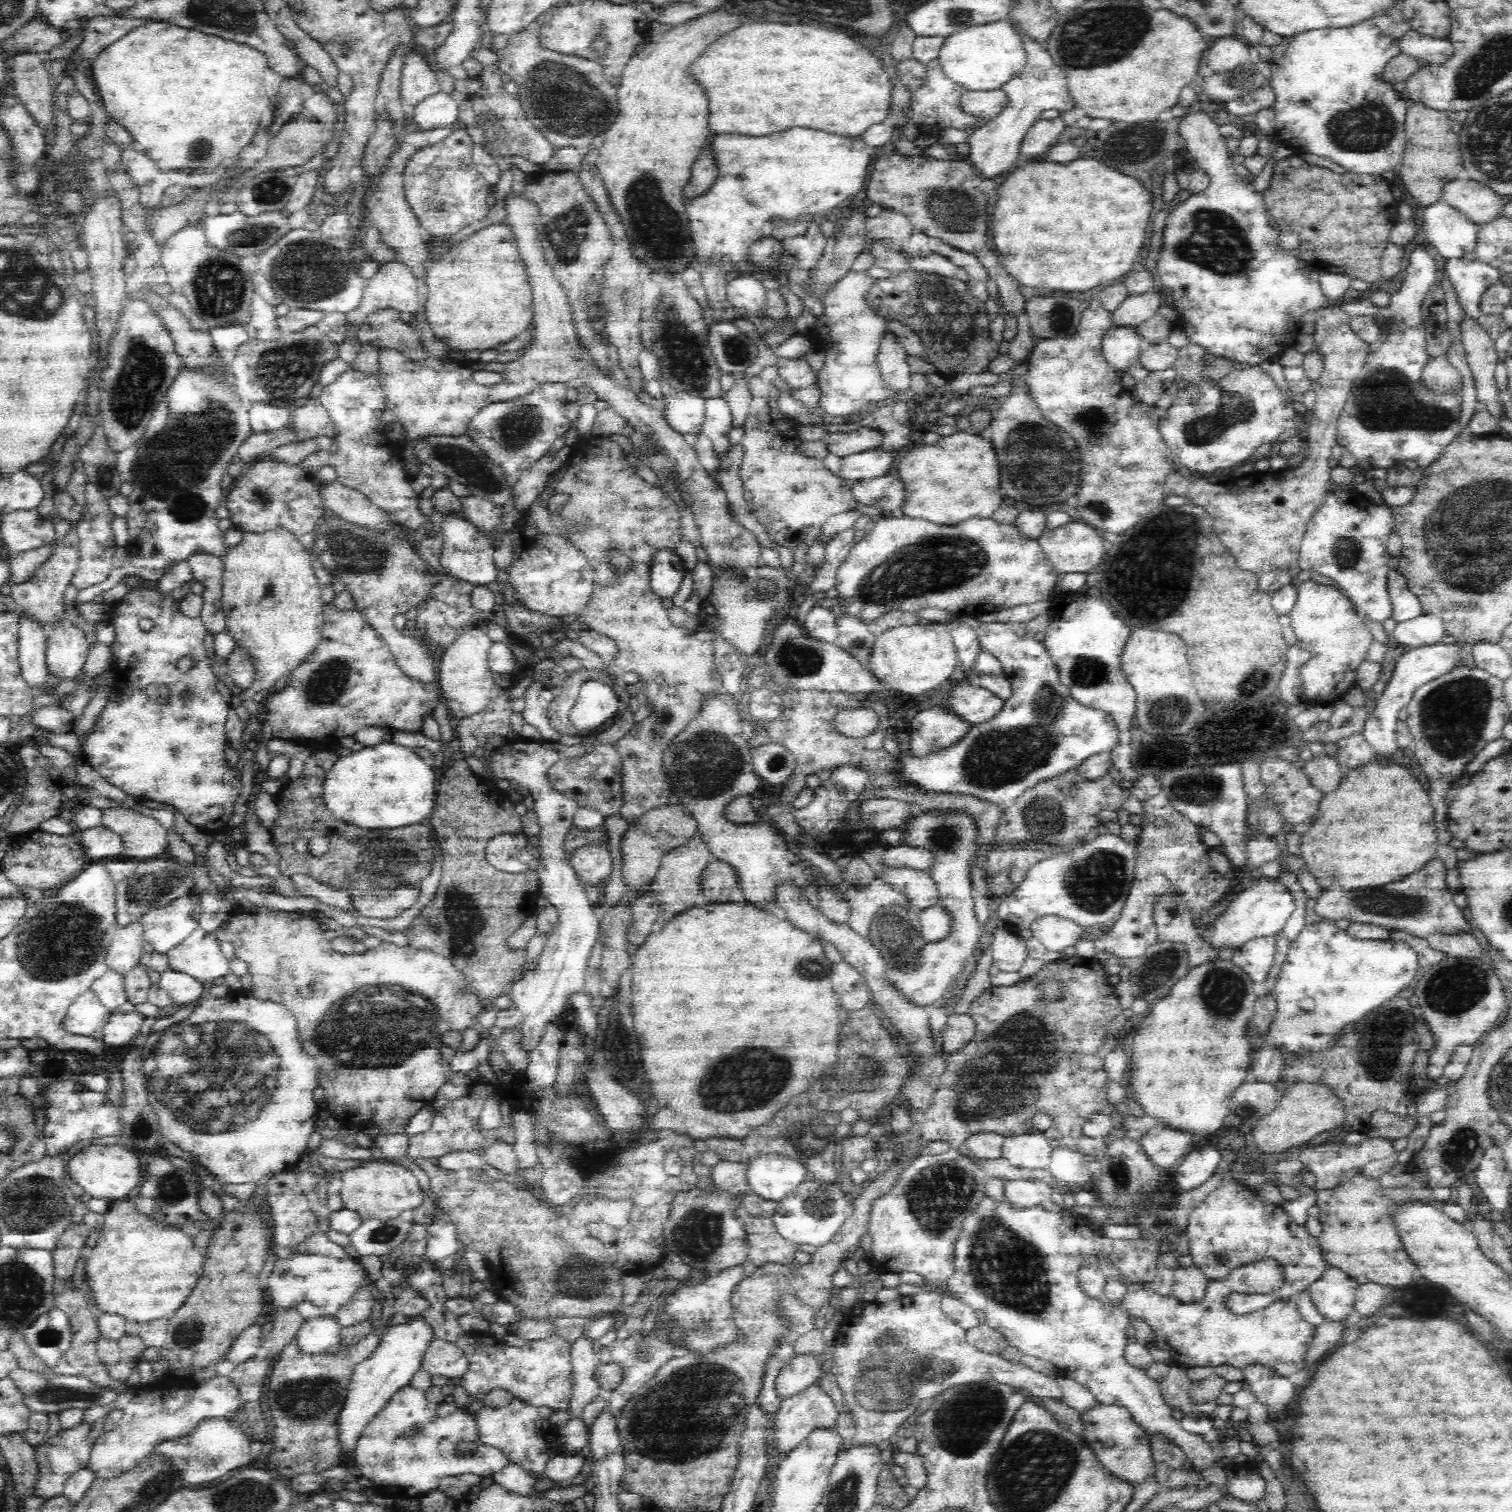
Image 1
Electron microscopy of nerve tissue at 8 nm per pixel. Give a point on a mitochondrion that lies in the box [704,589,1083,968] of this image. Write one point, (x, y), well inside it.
(998, 758)

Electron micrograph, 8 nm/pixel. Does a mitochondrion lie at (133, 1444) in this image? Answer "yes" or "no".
no

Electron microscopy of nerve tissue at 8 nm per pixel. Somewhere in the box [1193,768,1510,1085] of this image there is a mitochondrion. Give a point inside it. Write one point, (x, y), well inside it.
(1452, 989)

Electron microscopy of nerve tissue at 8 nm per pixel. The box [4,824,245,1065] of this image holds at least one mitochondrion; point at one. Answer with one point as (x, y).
(73, 941)

